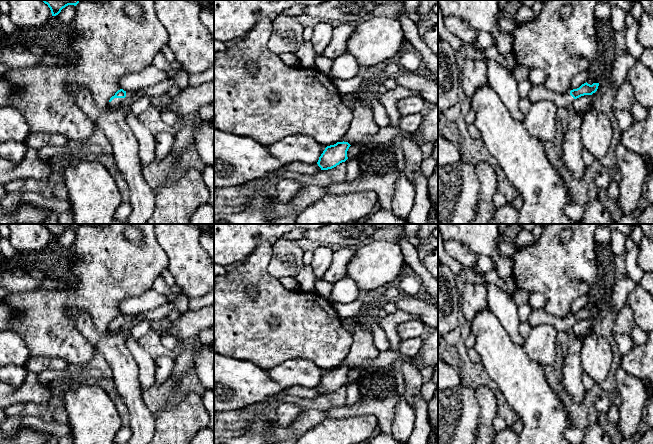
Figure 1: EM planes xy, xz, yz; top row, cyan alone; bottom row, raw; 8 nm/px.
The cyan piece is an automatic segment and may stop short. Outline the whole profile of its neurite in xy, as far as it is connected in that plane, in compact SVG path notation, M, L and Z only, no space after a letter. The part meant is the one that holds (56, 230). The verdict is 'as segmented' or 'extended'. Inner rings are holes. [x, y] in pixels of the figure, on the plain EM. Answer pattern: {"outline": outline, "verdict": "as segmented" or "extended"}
{"outline": "M42 224L51 234L52 240L58 239L68 229L76 230L80 224Z", "verdict": "as segmented"}

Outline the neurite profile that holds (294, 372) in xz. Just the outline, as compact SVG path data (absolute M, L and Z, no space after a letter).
M289 359L266 369L266 373L285 389L293 386L316 388L325 370L306 359Z

